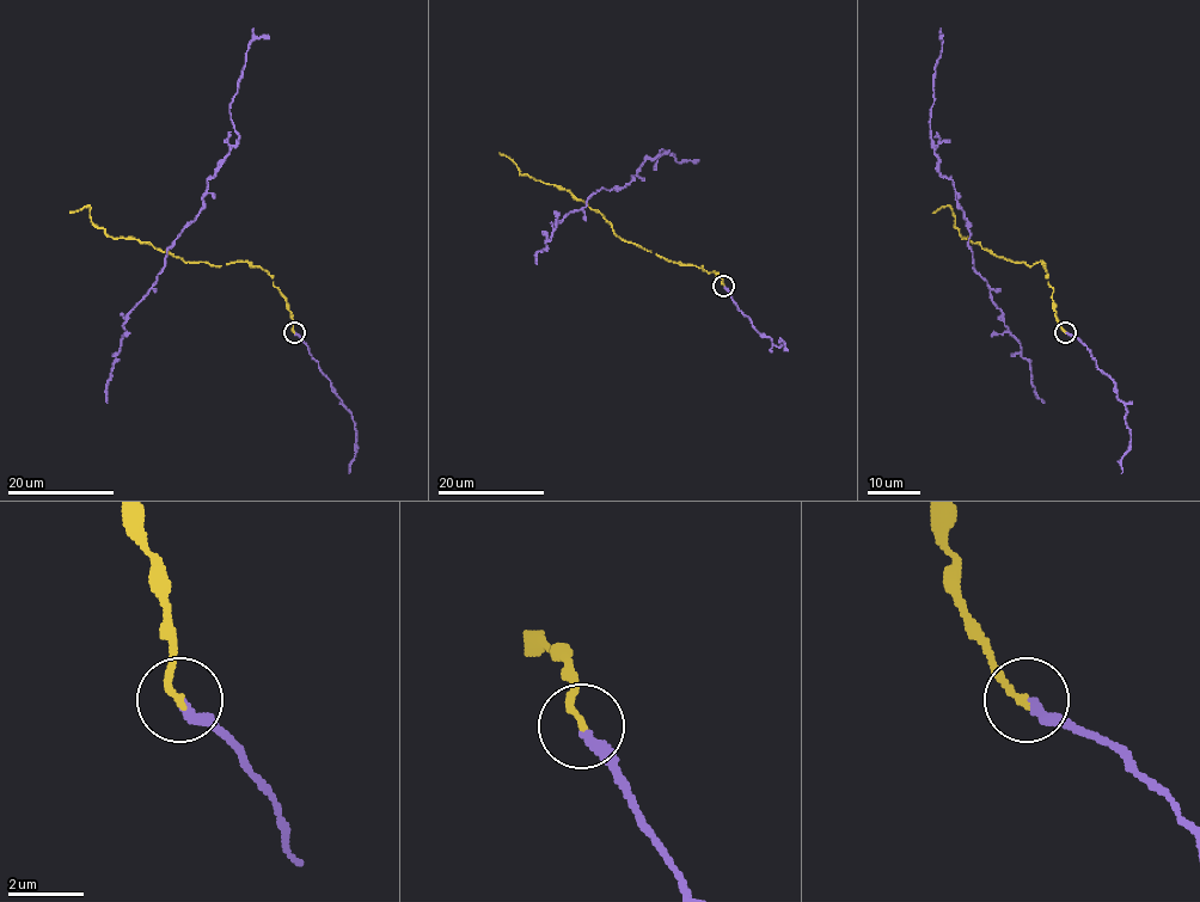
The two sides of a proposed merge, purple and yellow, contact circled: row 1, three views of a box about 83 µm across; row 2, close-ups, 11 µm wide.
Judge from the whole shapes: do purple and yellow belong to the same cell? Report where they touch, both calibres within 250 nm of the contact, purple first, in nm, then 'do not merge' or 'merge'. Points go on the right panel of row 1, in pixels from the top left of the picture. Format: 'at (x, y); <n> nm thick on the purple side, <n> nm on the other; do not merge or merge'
at (1065, 332); 260 nm thick on the purple side, 180 nm on the other; merge

